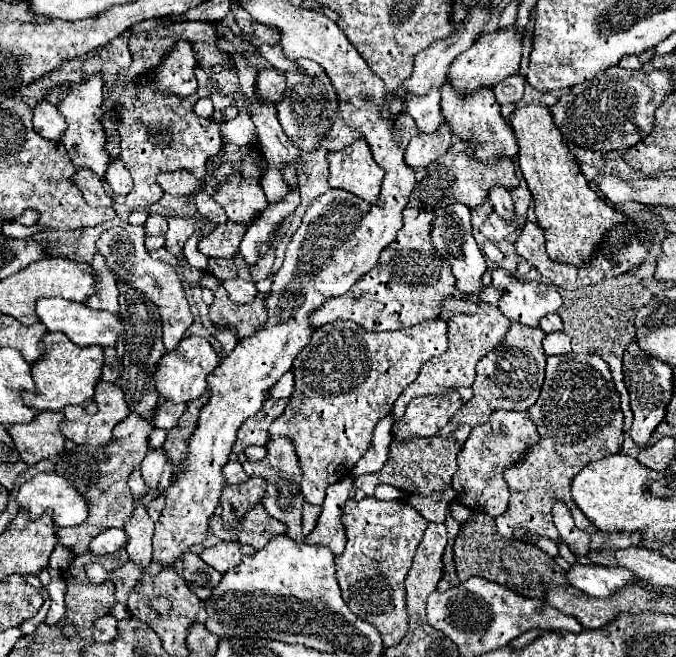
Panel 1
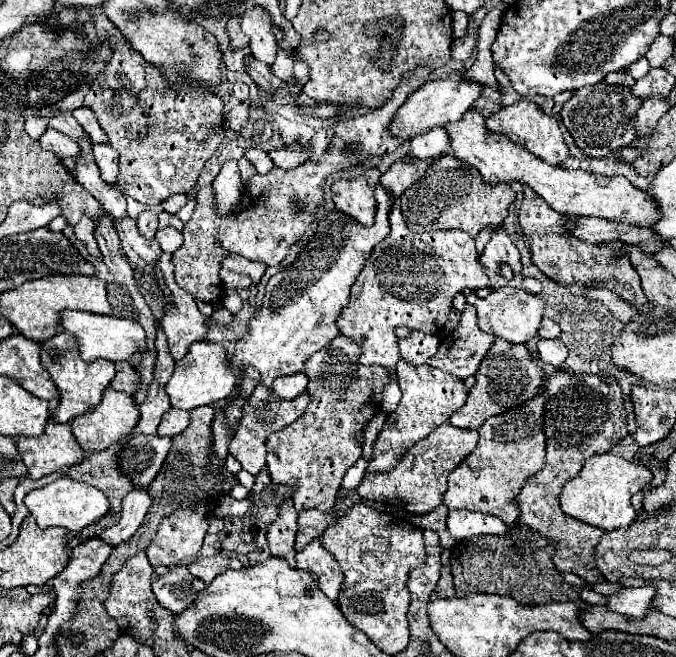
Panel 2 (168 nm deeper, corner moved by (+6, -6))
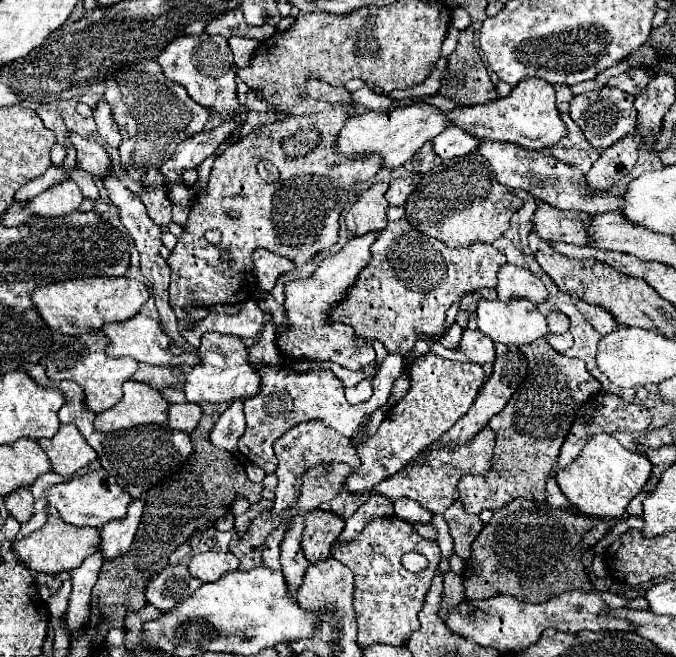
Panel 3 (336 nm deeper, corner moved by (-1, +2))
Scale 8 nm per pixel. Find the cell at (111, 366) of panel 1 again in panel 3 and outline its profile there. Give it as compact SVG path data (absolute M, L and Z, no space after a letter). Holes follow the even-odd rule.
M139 364L139 370L133 374L133 380L145 382L155 390L167 388L167 386L179 386L183 388L185 374L175 374L173 368L167 366L149 366L149 364Z

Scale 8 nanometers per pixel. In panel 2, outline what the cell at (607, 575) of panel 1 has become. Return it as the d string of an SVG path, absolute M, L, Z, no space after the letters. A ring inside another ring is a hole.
M640 586L640 588L624 588L614 596L608 596L608 608L632 616L632 618L642 618L646 616L648 610L652 610L652 600L656 596L654 586Z

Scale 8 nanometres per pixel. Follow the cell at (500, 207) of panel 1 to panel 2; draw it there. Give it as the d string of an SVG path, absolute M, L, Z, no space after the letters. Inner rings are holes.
M492 230L492 236L490 236L490 242L486 244L484 248L484 254L480 256L482 260L482 266L488 268L490 272L496 272L500 274L502 266L510 266L514 274L522 272L522 264L520 264L520 254L512 242L512 238L502 230Z

